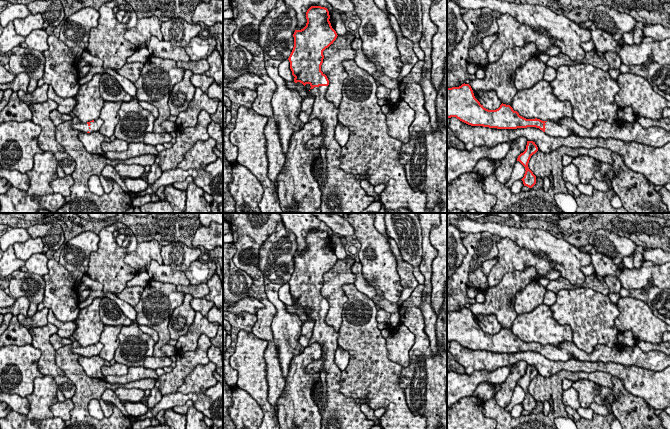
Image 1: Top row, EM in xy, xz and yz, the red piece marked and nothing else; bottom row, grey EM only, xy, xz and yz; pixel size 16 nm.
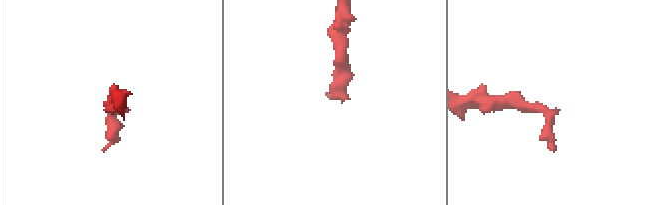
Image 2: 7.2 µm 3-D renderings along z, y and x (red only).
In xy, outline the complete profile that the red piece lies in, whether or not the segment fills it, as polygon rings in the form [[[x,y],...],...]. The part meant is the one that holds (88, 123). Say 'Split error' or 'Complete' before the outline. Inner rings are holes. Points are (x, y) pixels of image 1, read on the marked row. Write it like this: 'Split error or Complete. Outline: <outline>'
Split error. Outline: [[[98,118],[96,120],[92,120],[87,123],[73,124],[72,128],[83,131],[85,133],[92,133],[99,131],[102,124],[103,124],[103,120]]]

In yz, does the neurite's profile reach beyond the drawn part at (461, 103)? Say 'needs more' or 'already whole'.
needs more

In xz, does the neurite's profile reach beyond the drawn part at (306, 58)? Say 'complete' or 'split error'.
split error

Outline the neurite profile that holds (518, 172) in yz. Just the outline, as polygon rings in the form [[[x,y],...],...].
[[[516,161],[511,177],[509,181],[505,183],[504,185],[506,187],[511,187],[515,181],[521,180],[524,177],[525,171],[526,171],[525,167],[519,161]]]

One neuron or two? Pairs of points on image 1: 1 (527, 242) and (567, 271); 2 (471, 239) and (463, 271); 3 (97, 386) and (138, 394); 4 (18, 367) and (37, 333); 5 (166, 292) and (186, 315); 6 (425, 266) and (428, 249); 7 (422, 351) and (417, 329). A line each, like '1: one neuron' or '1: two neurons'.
1: one neuron
2: one neuron
3: two neurons
4: two neurons
5: two neurons
6: one neuron
7: one neuron

